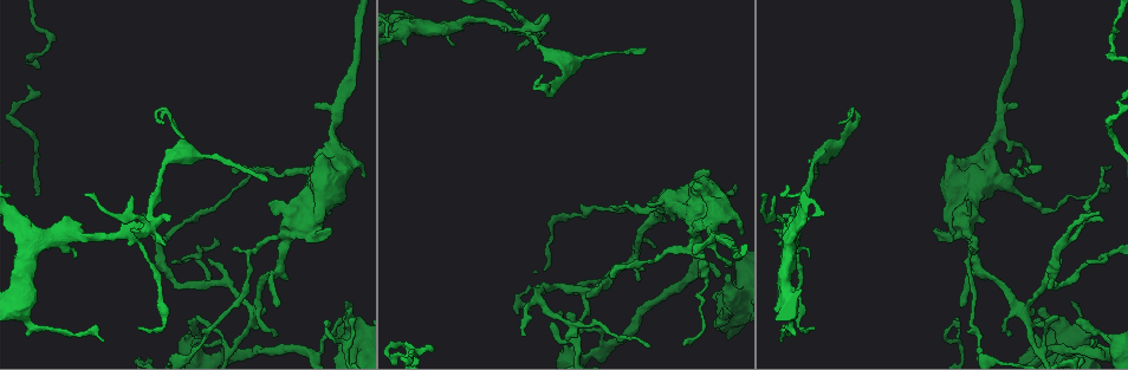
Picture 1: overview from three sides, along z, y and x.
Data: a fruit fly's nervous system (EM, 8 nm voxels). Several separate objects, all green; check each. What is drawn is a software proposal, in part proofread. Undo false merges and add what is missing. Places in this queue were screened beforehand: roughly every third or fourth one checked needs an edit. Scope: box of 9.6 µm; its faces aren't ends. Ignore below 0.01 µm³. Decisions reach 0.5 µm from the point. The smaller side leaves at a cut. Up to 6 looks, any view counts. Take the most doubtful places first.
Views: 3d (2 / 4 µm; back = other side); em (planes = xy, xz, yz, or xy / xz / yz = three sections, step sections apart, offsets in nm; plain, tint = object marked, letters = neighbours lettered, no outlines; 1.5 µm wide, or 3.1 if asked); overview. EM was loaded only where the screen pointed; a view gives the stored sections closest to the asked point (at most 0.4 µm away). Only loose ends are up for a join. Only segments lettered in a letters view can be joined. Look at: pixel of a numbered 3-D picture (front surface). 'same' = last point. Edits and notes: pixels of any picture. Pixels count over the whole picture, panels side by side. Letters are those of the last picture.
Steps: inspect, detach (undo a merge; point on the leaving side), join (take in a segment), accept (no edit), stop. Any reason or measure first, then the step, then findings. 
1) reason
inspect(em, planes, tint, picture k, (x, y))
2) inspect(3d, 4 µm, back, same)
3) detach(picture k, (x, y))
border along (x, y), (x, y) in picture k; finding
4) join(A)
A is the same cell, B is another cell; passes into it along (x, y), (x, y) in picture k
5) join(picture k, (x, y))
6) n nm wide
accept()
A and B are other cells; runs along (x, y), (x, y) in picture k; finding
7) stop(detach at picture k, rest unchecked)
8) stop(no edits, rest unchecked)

inspect(em, xz, step 4, letters, picture 1, (781, 340))

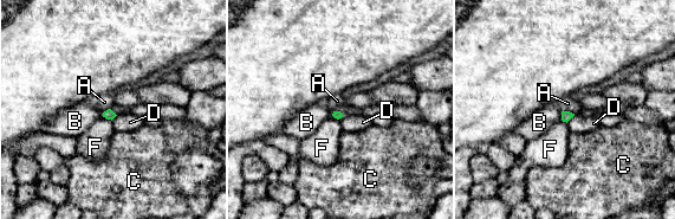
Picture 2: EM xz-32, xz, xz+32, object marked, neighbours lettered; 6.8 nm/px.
inspect(em, planes, letters, same)

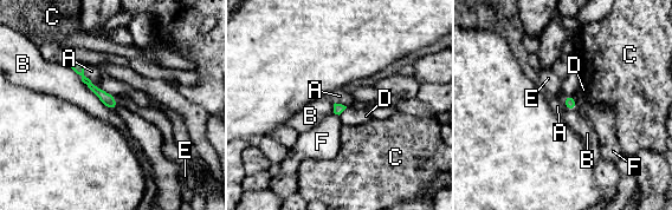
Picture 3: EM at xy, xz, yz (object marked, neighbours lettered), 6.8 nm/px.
accept()
A, B, C, D, E and F are other cells; runs along (73, 64), (84, 79), (112, 105) in picture 3; none of them fits

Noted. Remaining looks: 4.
sharp bend
inspect(em, planes, letters, picture 1, (141, 230))

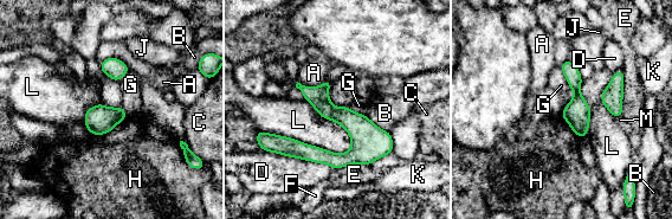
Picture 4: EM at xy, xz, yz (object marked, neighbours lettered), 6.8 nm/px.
accept()
A, B, C, D, E, F, G, H, J, K, L and M are other cells; border along (256, 129), (336, 153), (353, 145) in picture 4; one cell here

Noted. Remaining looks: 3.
thin end
inspect(3d, 4 µm, picture 1, (304, 185))

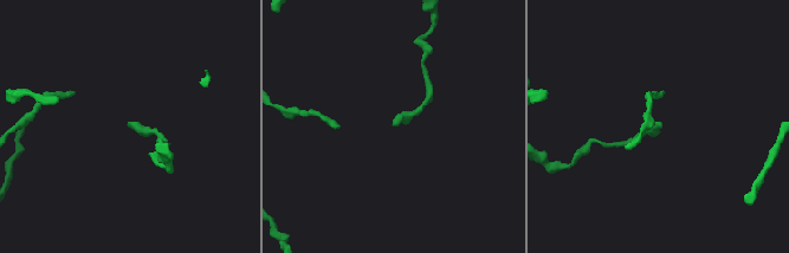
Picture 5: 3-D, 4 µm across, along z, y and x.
shape alone is not enough
inspect(em, planes, letters, picture 5, (394, 125))

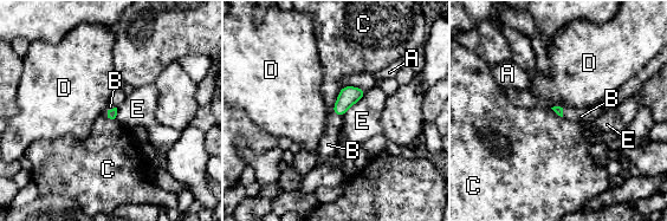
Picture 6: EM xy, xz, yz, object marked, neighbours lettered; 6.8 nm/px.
join(picture 6, (328, 144))
B is the same cell, A, C, D and E are other cells; it goes on there

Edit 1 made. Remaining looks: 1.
stop(join at picture 6, rest unchecked)

